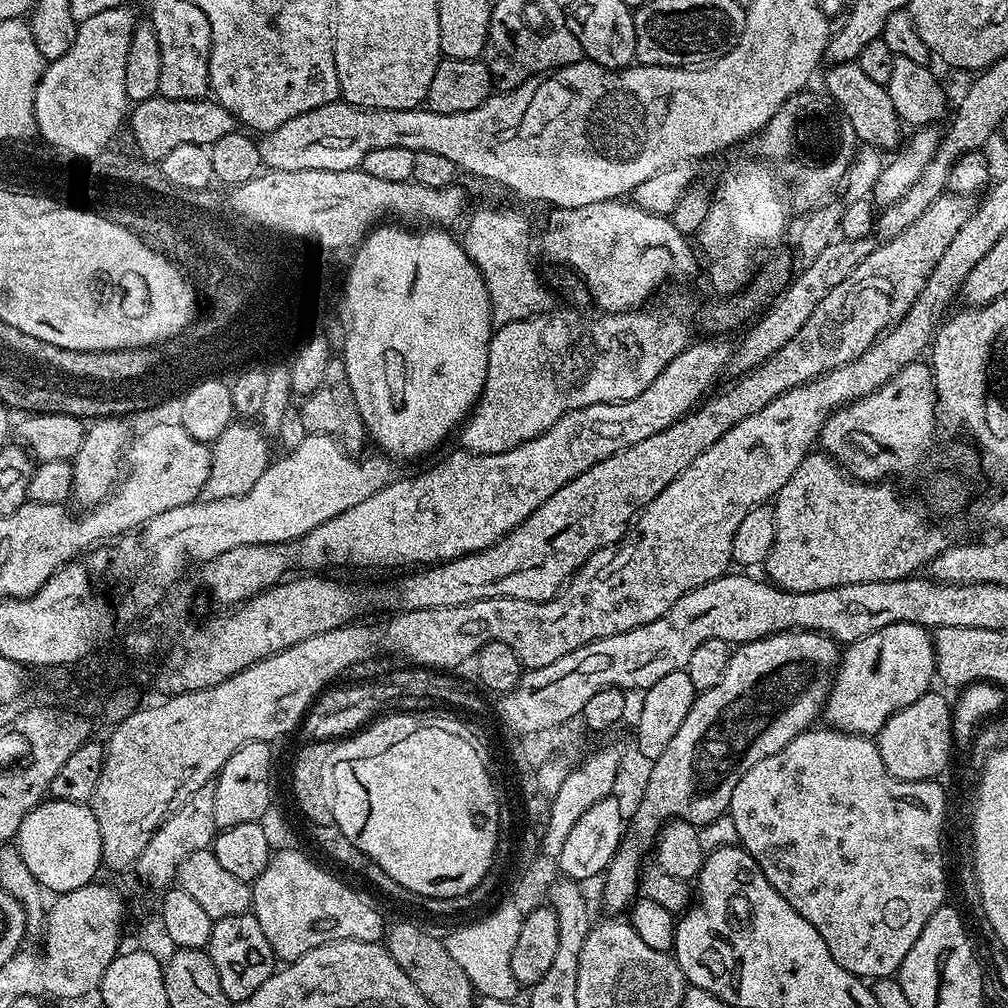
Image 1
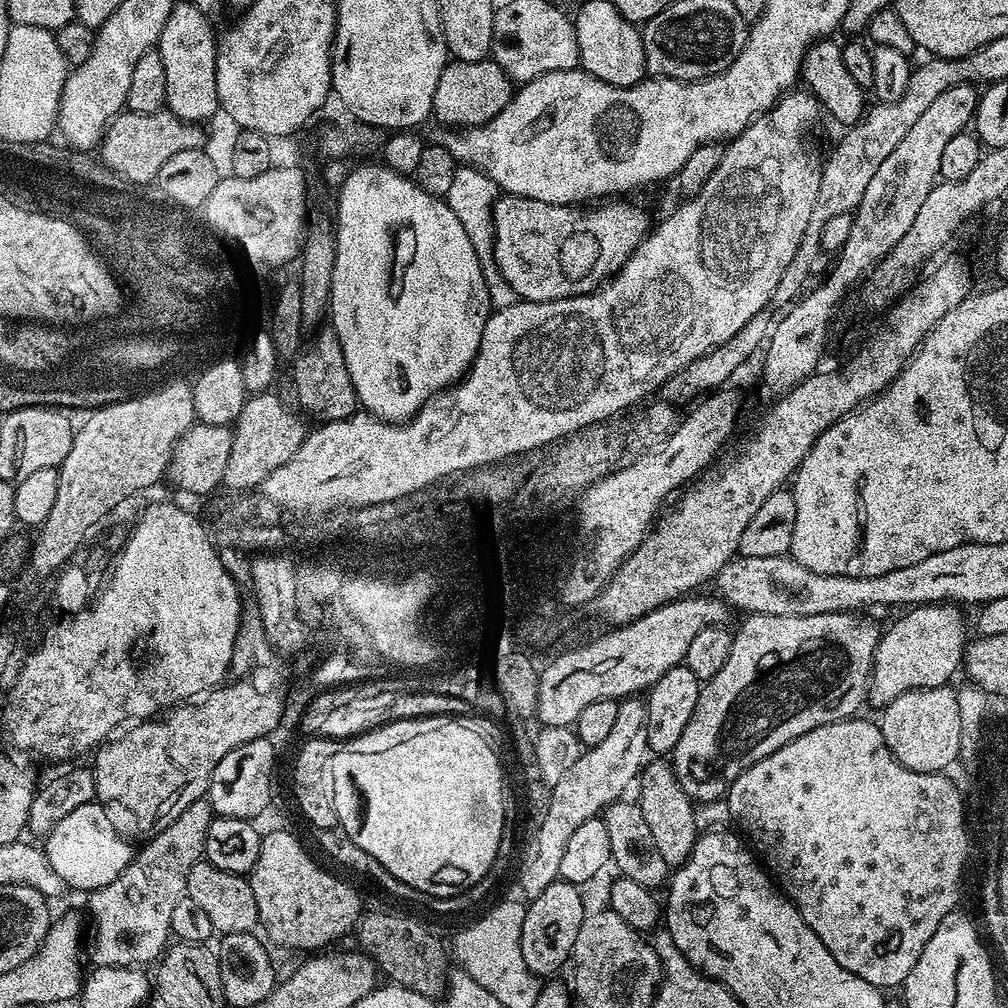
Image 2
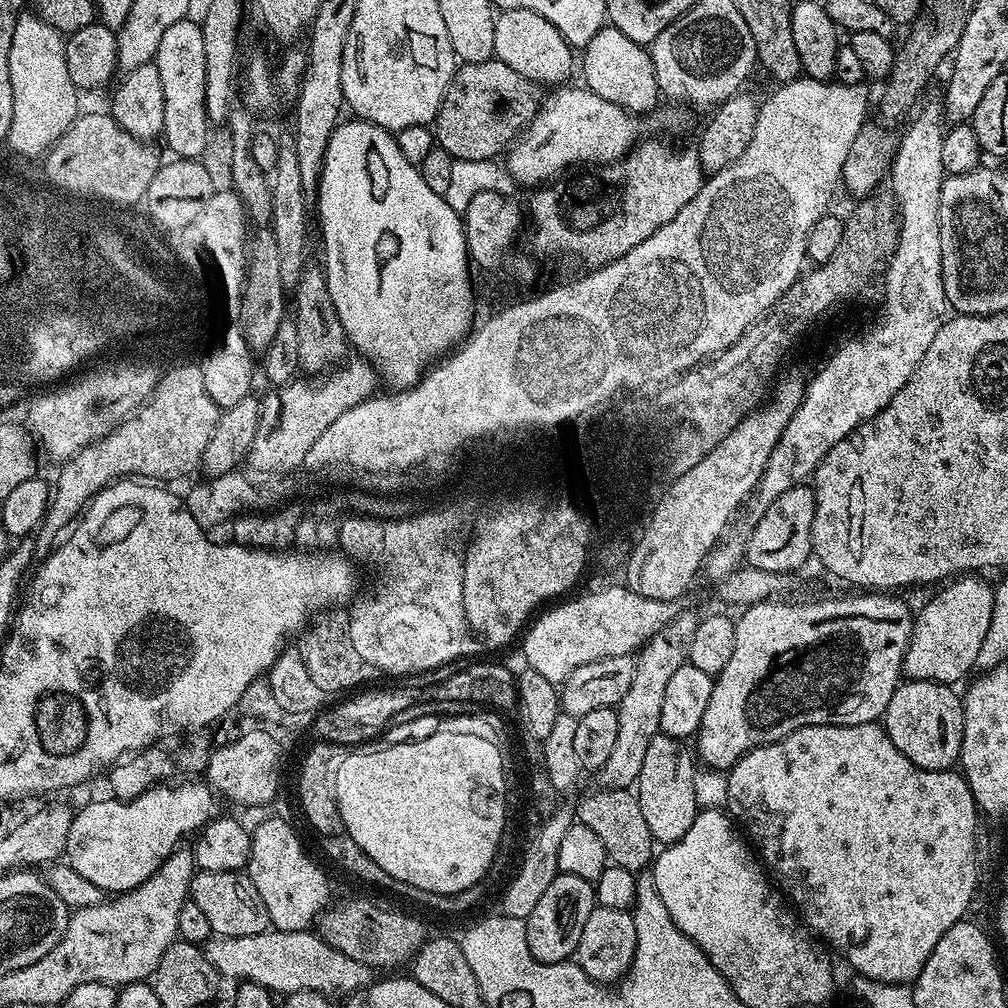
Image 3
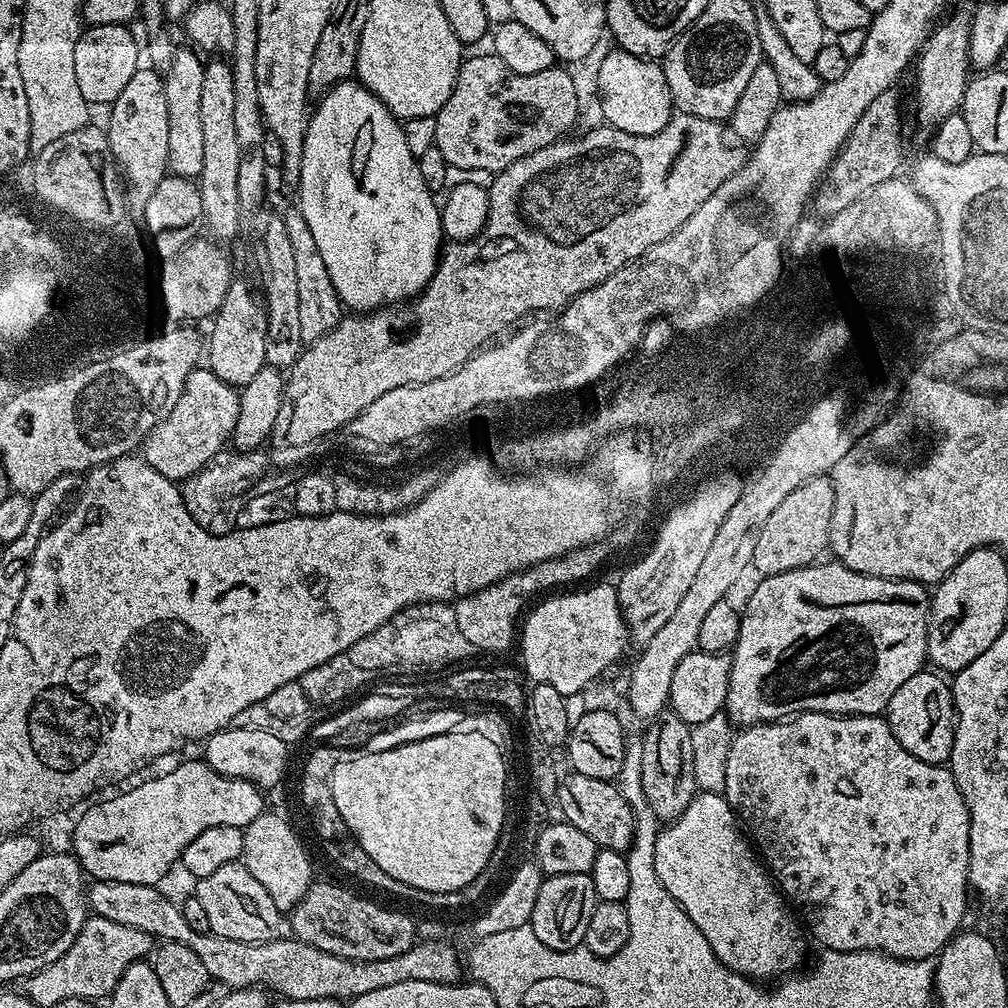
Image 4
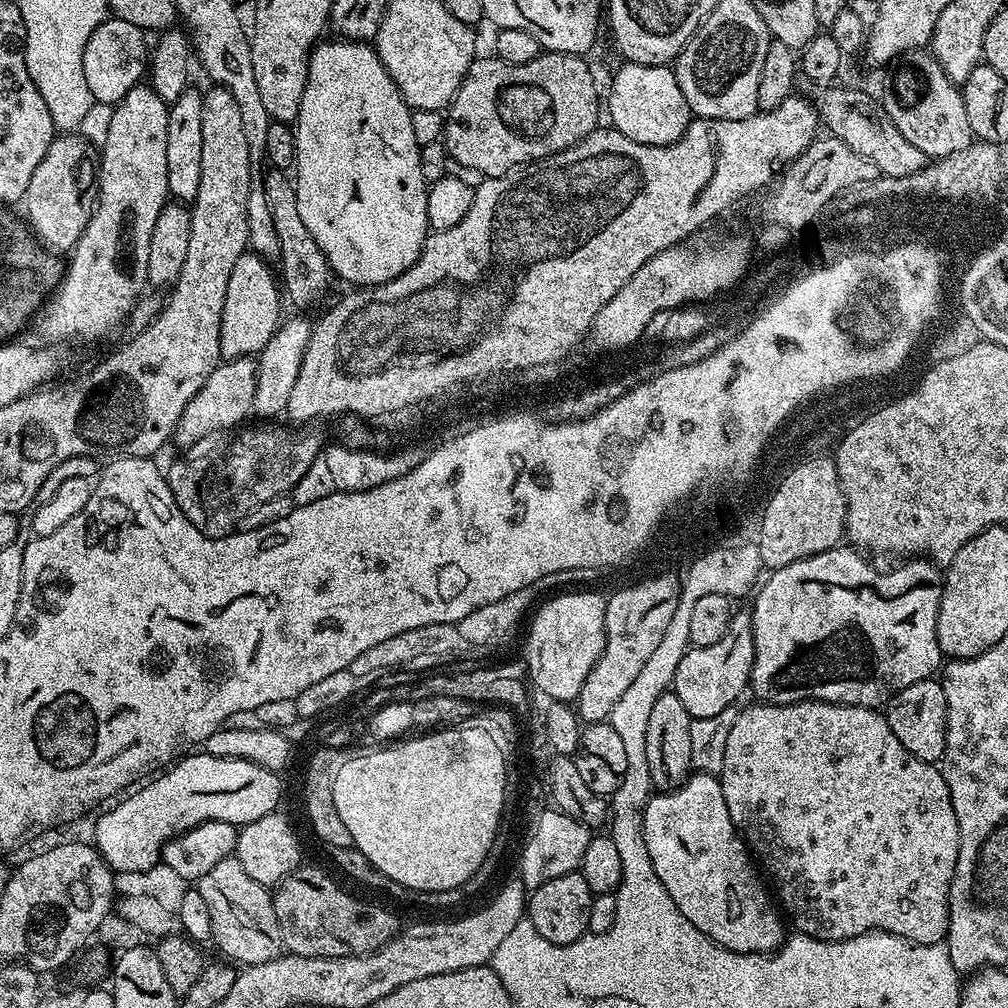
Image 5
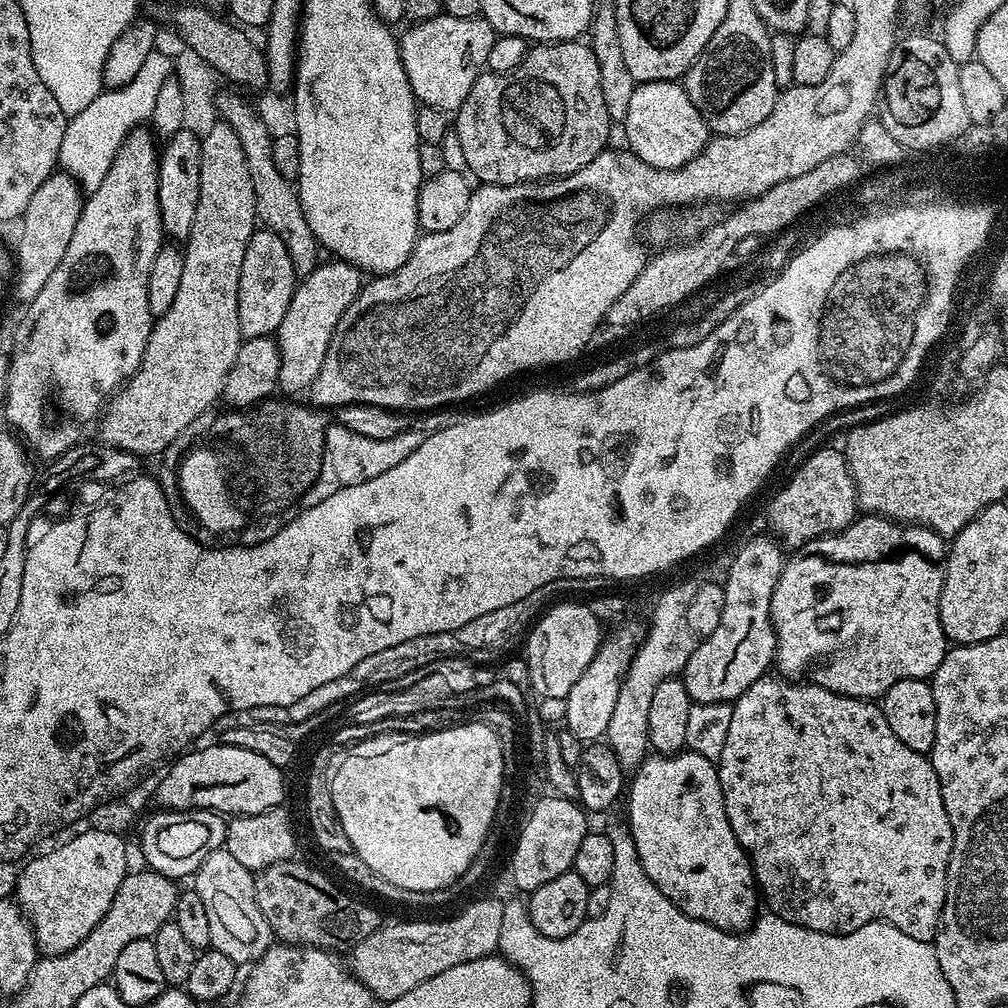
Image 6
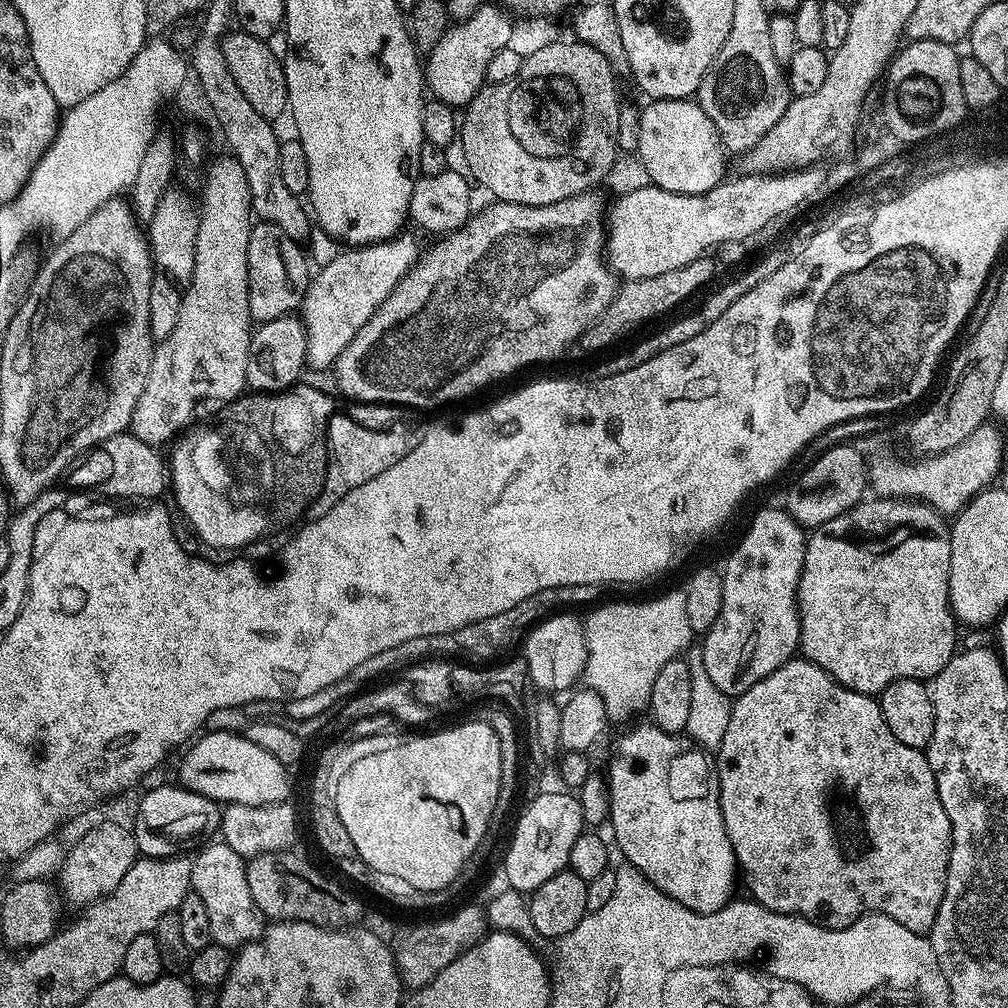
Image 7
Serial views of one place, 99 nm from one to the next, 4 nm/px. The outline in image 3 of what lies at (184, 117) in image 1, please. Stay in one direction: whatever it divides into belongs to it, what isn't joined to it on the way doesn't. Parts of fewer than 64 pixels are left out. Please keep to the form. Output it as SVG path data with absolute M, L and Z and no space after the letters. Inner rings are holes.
M107 111L88 112L77 115L76 120L58 138L58 142L48 149L43 157L44 176L51 187L66 184L72 188L84 188L87 191L101 192L101 195L113 196L120 200L133 200L136 196L149 195L152 179L158 167L156 152L151 143L139 140L126 131Z

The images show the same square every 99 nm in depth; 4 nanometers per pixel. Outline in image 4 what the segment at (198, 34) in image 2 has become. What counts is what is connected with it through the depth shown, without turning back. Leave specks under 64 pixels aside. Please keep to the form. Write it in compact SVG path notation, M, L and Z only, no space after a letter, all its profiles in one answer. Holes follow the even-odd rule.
M177 47L172 68L164 76L166 118L169 129L168 172L173 176L196 178L202 170L202 157L204 157L201 99L205 61L200 60L202 56L199 51L188 48Z

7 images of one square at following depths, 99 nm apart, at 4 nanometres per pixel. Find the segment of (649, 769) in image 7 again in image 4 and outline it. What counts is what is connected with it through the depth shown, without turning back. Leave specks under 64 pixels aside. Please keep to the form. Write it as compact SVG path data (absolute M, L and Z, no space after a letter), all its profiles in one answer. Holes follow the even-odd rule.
M700 792L679 818L657 832L654 870L658 870L658 878L674 902L678 902L678 906L686 910L690 922L702 930L718 962L734 970L737 976L746 976L757 982L772 982L799 969L796 967L804 960L805 940L801 925L785 897L778 891L765 865L758 859L753 845L746 839L738 823L736 813L721 793Z

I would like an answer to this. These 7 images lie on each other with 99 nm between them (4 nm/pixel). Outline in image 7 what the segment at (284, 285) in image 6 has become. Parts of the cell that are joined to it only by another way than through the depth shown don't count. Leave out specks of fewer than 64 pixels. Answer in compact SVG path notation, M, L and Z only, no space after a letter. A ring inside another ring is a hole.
M253 223L248 247L248 301L253 321L282 318L303 305L310 279L308 264L310 260L301 241L292 238L282 226Z

